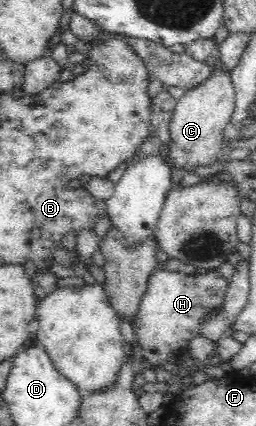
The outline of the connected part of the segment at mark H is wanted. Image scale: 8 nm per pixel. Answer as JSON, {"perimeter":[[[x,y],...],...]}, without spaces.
{"perimeter":[[[157,269],[147,279],[146,292],[131,324],[143,361],[151,364],[150,369],[155,371],[159,380],[165,378],[163,364],[169,363],[175,352],[186,350],[193,338],[202,336],[201,324],[211,316],[211,312],[224,306],[229,286],[229,279],[217,269],[202,270],[194,275]]]}

